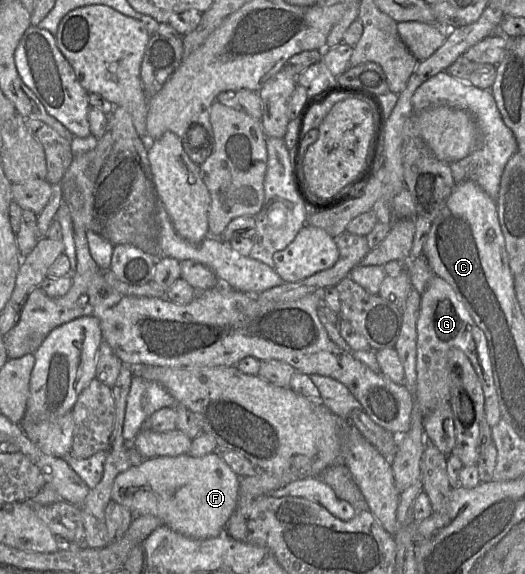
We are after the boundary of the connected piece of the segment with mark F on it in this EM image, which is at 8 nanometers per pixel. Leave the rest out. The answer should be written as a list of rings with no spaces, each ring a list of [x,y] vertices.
[[[189,453],[179,456],[153,457],[144,459],[138,465],[131,466],[126,471],[117,475],[111,490],[111,500],[127,507],[134,516],[152,515],[159,518],[163,525],[190,538],[208,539],[218,536],[225,531],[225,525],[230,515],[236,510],[240,489],[240,477],[224,462],[218,453],[210,453],[201,457],[194,457]]]

